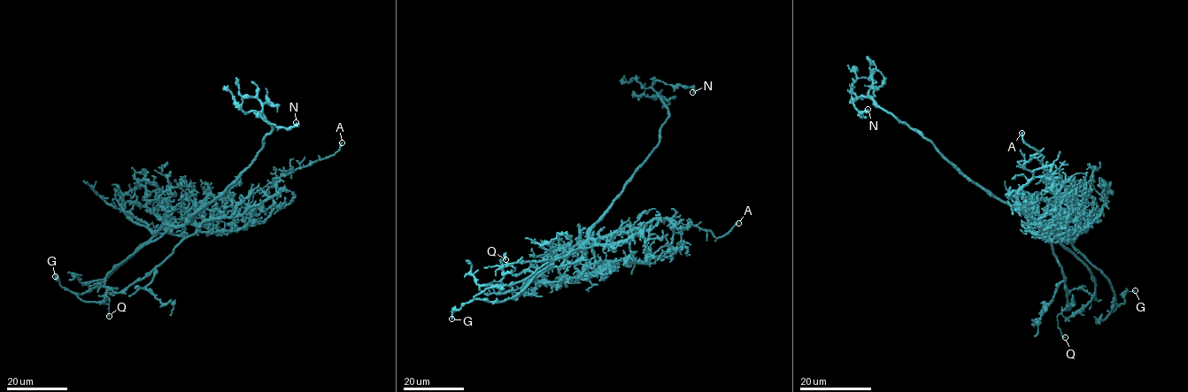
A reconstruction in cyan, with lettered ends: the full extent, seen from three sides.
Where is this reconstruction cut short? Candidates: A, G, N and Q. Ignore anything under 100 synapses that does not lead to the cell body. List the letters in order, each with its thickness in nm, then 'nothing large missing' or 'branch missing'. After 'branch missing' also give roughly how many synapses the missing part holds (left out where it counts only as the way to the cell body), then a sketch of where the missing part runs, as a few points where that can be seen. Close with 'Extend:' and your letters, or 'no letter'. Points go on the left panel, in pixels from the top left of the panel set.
A: 240 nm thick; branch missing; missing branch runs (342, 142), (343, 137), (352, 131), (368, 128), (393, 107), (393, 100), (394, 103)
G: 170 nm thick; nothing large missing
N: 110 nm thick; nothing large missing
Q: 140 nm thick; nothing large missing
Extend: A

